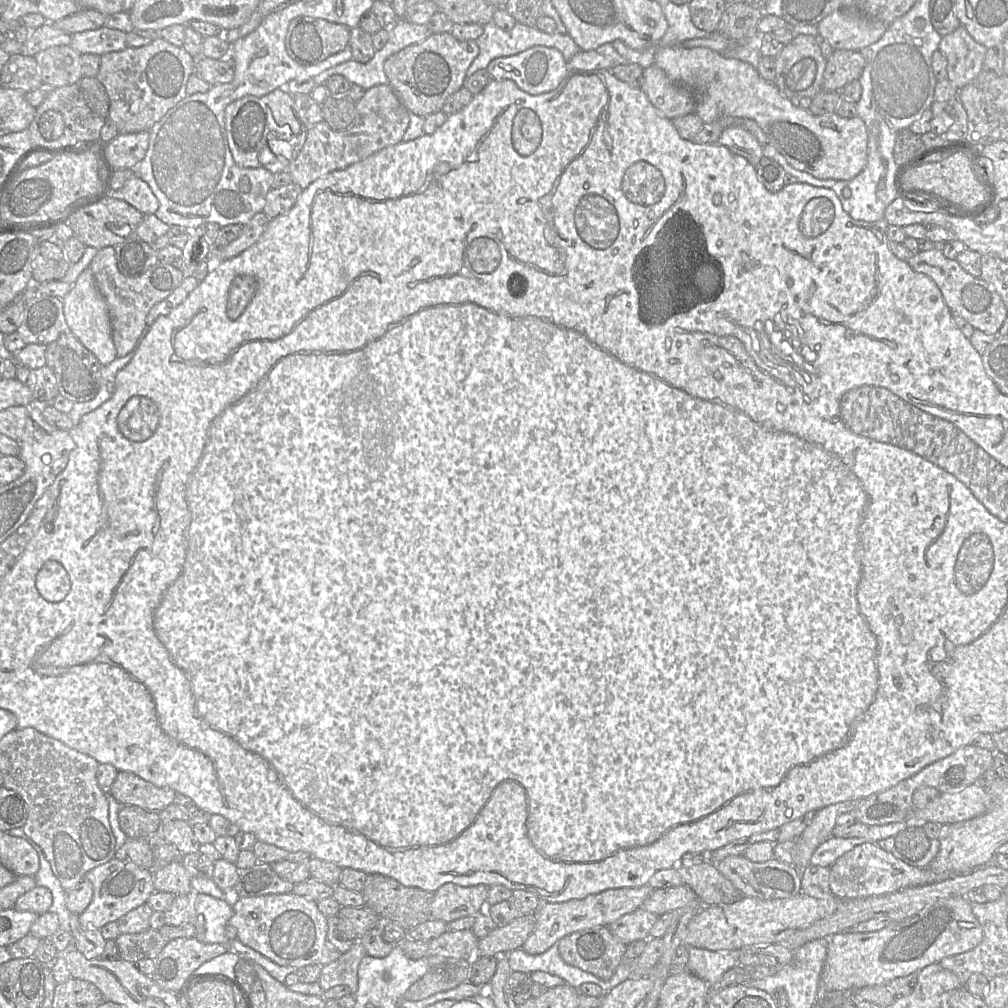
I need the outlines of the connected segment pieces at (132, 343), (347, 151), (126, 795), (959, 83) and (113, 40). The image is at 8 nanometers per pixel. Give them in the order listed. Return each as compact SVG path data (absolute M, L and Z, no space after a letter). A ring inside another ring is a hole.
M112 246L98 250L89 268L107 303L117 357L126 356L136 348L137 340L139 339L140 343L147 331L146 318L152 307L168 297L186 276L185 270L161 261L151 266L141 276L127 276L118 269L115 248Z
M389 84L367 89L355 106L354 122L347 129L334 130L325 121L321 121L307 130L301 151L287 169L292 176L292 182L305 189L322 176L345 169L385 147L402 142L410 123L410 112Z
M119 771L110 794L121 805L136 805L148 811L160 812L173 803L176 792L155 786L132 772Z
M963 25L942 37L939 51L947 59L947 79L959 89L983 71L987 47L975 41Z
M102 26L71 35L69 46L81 55L91 53L101 56L126 48L126 36L123 31Z

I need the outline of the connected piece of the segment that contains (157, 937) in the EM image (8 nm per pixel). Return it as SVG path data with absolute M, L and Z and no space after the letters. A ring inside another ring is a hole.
M147 930L134 934L120 934L117 939L120 958L135 963L143 958L155 959L168 940L158 930Z

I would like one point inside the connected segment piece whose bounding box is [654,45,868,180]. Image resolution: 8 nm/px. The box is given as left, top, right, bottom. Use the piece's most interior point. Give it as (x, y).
(828, 146)

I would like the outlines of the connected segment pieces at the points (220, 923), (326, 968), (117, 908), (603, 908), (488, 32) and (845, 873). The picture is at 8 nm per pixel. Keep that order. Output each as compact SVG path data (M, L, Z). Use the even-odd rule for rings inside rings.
M194 893L192 898L192 924L195 937L208 944L223 944L231 949L226 936L226 925L232 917L233 908L225 898Z
M355 940L351 948L337 960L322 966L317 981L322 990L344 985L350 989L350 995L354 996L358 990L358 967L365 955L367 954L362 941Z
M116 857L88 871L85 878L93 886L93 899L79 915L80 924L86 929L101 929L109 922L118 921L132 909L147 903L155 891L153 871L142 869L133 863L124 863Z
M650 885L605 890L591 894L583 899L561 903L542 903L535 913L535 927L521 947L526 953L537 955L544 953L563 937L585 929L609 926L626 914L636 911L654 891Z
M489 22L483 26L483 33L475 42L479 47L479 53L469 66L466 78L469 78L478 70L486 69L488 64L496 58L513 56L534 46L555 48L562 53L567 62L579 51L582 51L568 34L547 34L535 26L527 26L518 22L511 31L504 31L493 22Z
M875 843L855 846L840 856L830 867L829 885L832 894L840 900L866 898L891 894L906 888L924 886L947 876L938 876L929 869L911 866L883 850Z

